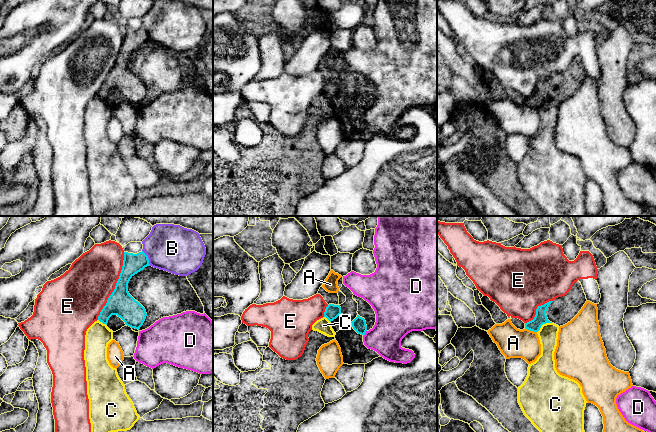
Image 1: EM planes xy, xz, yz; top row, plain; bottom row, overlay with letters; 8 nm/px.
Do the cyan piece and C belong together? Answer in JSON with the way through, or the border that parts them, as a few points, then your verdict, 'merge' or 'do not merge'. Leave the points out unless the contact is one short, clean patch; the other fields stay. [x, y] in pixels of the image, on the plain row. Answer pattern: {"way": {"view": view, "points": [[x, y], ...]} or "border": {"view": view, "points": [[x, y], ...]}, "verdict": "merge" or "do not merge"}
{"border": {"view": "yz", "points": [[551, 98], [544, 99], [537, 108]]}, "verdict": "do not merge"}

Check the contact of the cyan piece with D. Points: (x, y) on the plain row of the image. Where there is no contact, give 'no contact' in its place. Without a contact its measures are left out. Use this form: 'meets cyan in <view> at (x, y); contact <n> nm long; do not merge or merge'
meets cyan in xz at (365, 108); contact 60 nm long; do not merge

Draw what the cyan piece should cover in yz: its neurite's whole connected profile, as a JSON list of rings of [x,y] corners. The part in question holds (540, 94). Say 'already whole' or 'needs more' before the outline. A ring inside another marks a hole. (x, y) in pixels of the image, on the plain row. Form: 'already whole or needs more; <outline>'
needs more; [[[577,57],[565,72],[538,82],[534,95],[525,99],[525,104],[538,108],[541,102],[546,99],[563,102],[579,89],[586,77],[582,61]]]

